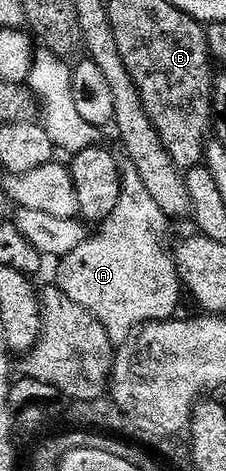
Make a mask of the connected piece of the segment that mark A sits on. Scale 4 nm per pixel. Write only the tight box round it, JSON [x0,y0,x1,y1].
[58,157,181,345]

